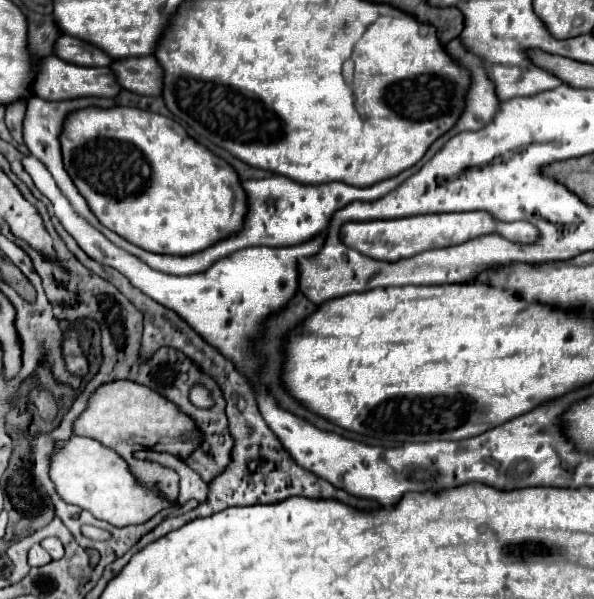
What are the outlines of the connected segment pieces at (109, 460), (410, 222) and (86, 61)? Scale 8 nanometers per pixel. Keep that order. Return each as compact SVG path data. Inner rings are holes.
M72 436L68 440L56 440L50 454L50 480L58 496L68 502L88 510L94 518L106 520L114 526L142 524L150 520L156 512L170 506L168 500L142 488L128 470L128 464L110 448L102 446L98 440Z
M452 212L452 214L422 214L422 216L408 216L408 218L394 218L394 220L370 220L370 222L346 222L340 228L340 238L346 246L366 254L374 260L396 262L400 258L408 258L420 254L430 248L452 246L458 242L466 242L470 238L478 238L482 234L502 234L512 242L534 242L536 228L528 222L498 222L492 218L490 212Z
M66 34L56 40L54 54L64 62L74 62L76 66L110 66L112 62L112 58L96 46L90 46L88 42L80 42L78 38L70 38Z

